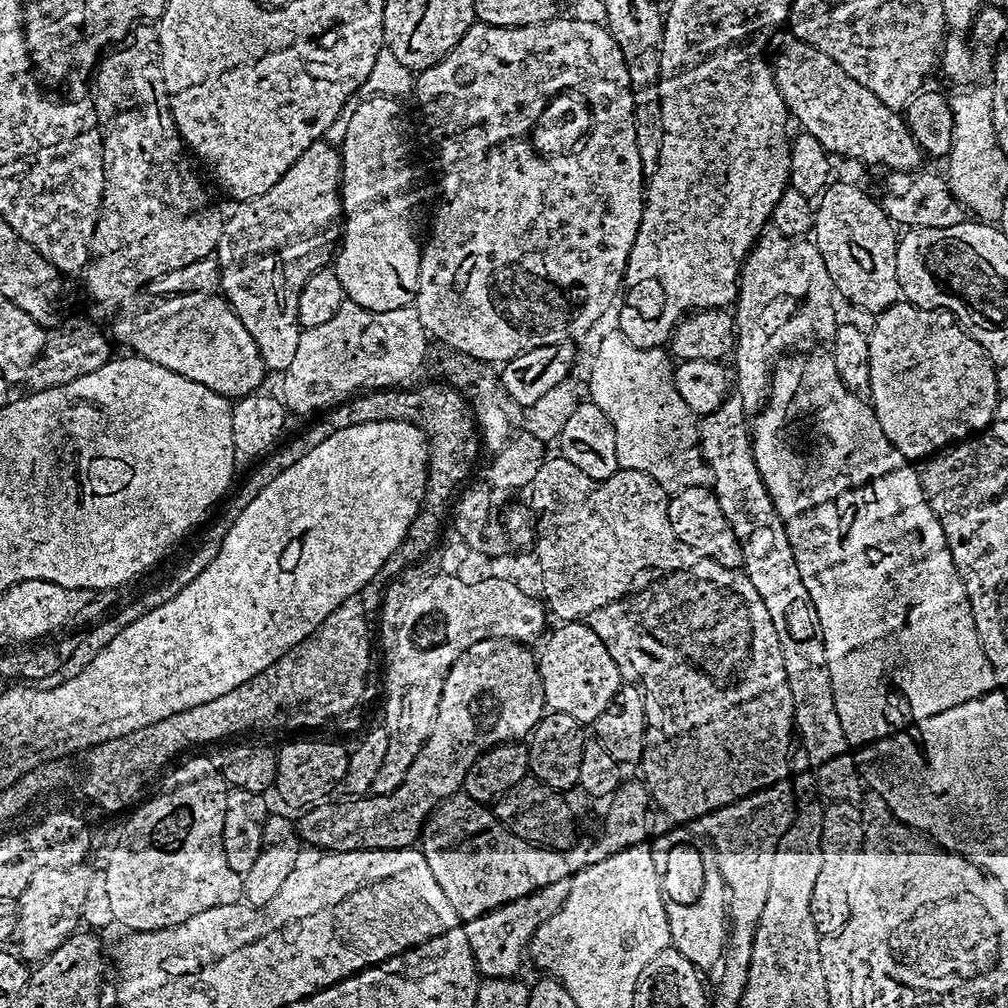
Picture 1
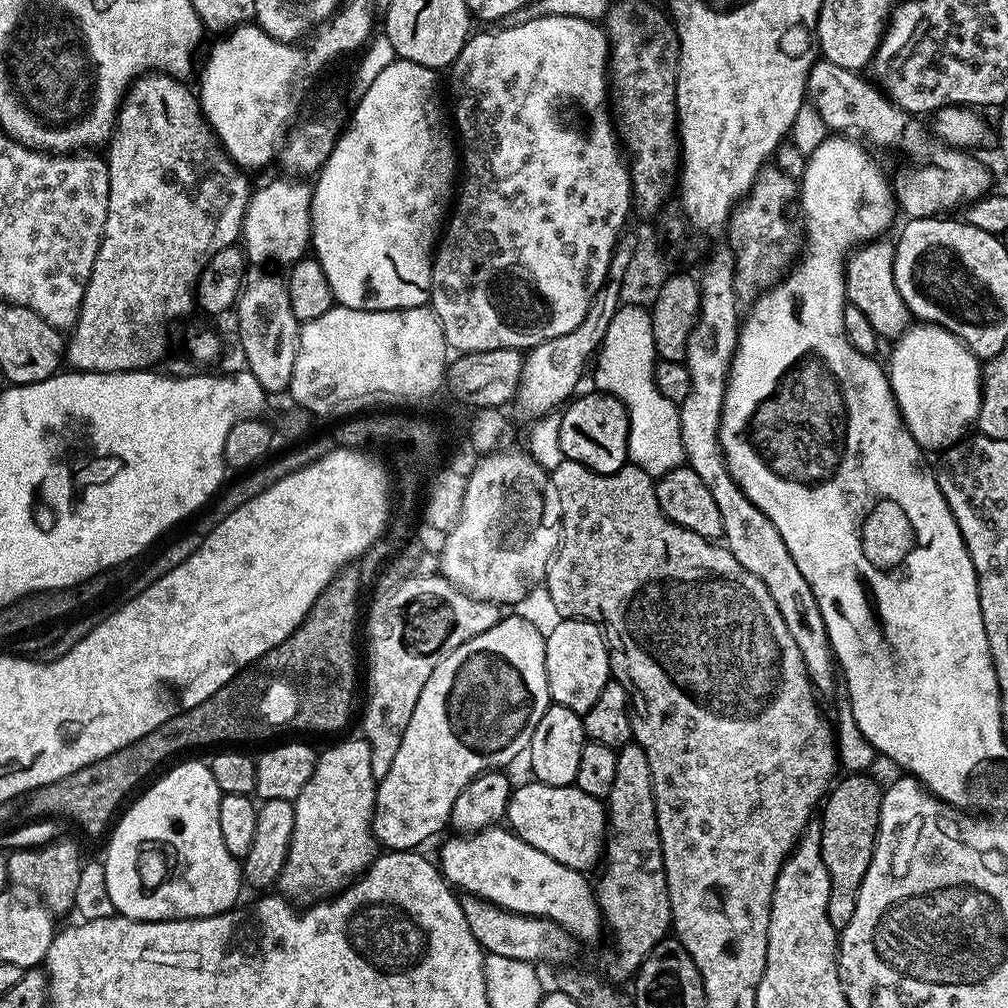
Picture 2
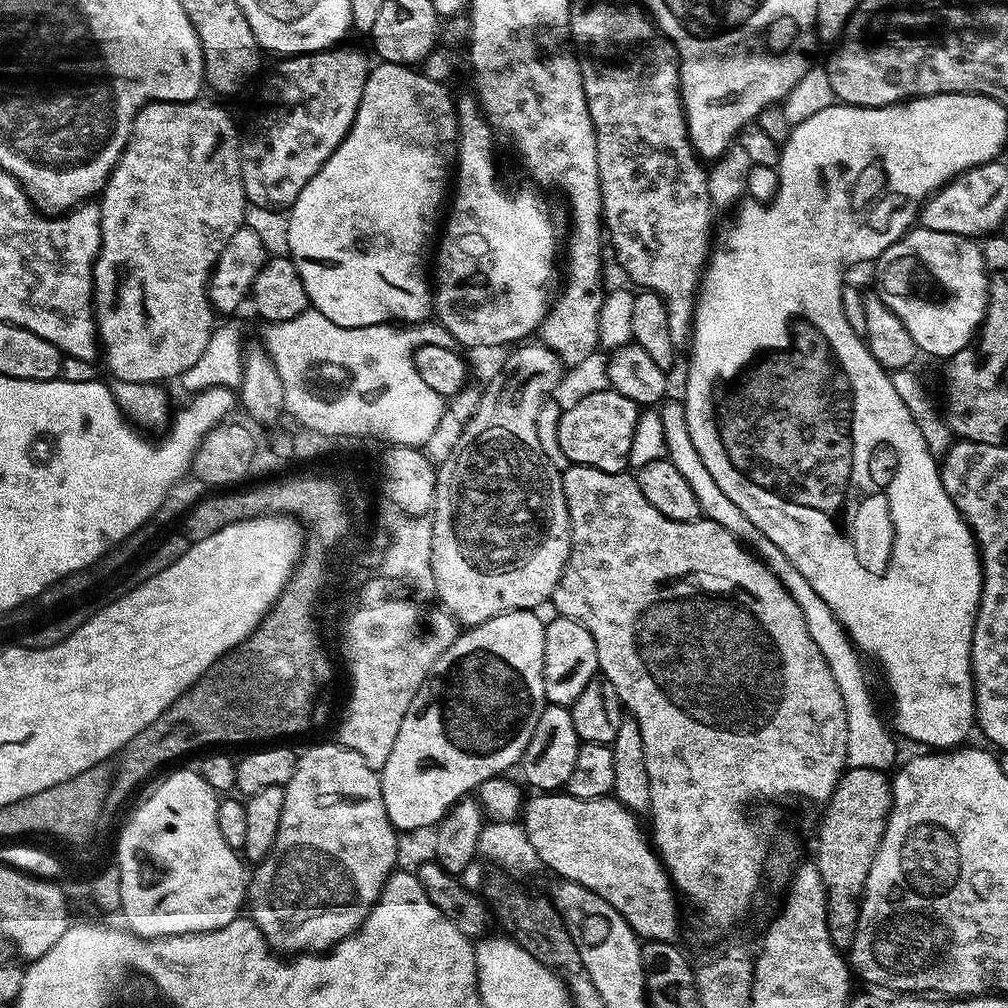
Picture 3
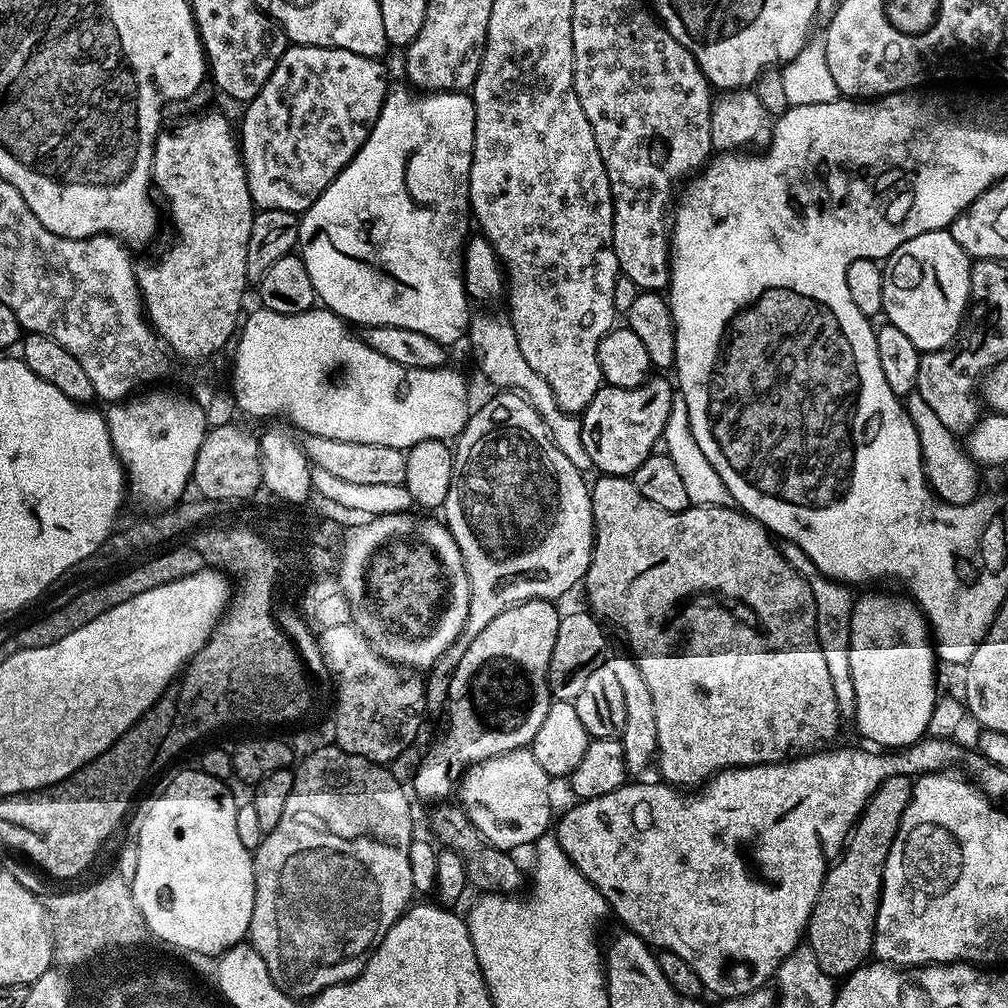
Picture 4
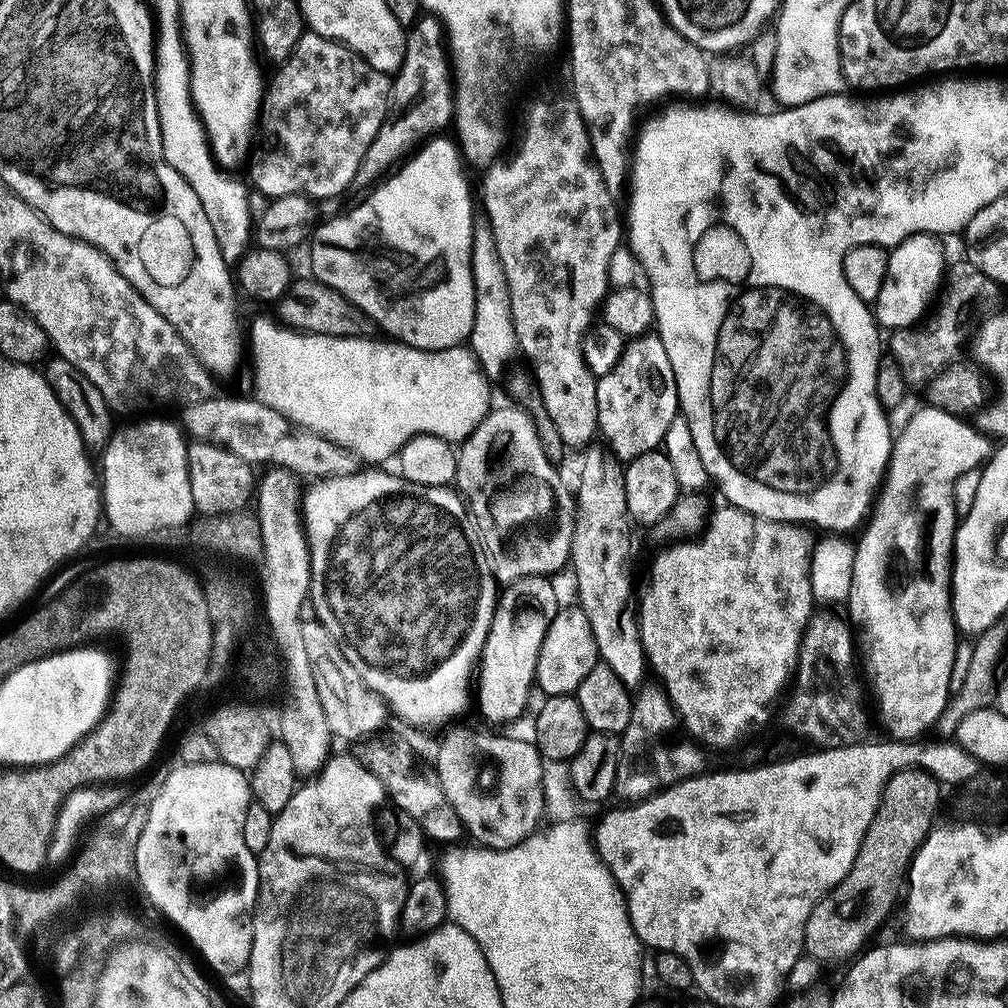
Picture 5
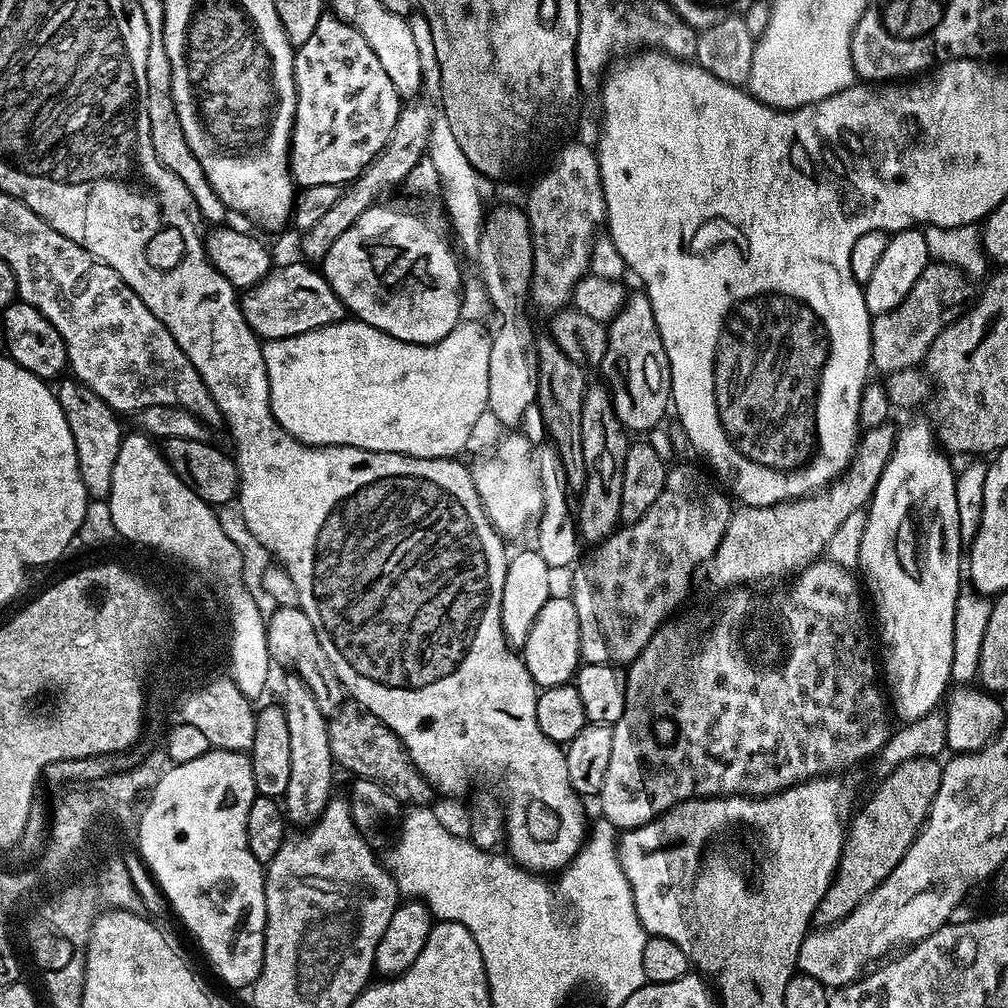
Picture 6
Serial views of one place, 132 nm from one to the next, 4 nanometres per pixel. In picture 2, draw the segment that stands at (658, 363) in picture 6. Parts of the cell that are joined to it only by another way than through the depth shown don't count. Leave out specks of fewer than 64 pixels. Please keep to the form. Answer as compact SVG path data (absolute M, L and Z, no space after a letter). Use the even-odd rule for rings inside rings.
M599 390L591 391L585 396L577 395L559 413L561 448L565 460L573 460L592 472L597 472L599 476L605 476L625 467L628 460L628 412L617 396Z

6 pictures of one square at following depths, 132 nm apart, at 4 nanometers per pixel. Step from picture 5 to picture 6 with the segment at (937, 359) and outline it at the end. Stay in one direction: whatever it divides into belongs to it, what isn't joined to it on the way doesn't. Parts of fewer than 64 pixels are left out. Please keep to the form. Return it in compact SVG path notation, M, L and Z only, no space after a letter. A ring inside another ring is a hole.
M939 262L928 263L910 294L906 294L897 308L881 316L872 316L872 368L887 374L923 365L931 344L973 303L972 284L960 268Z

